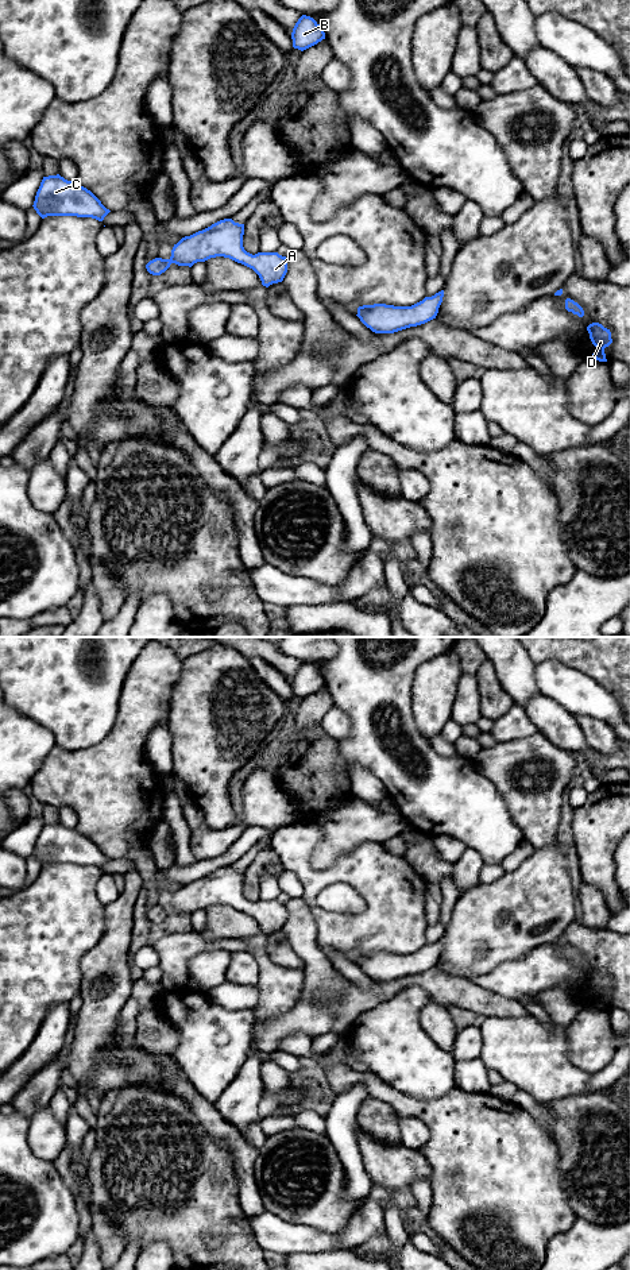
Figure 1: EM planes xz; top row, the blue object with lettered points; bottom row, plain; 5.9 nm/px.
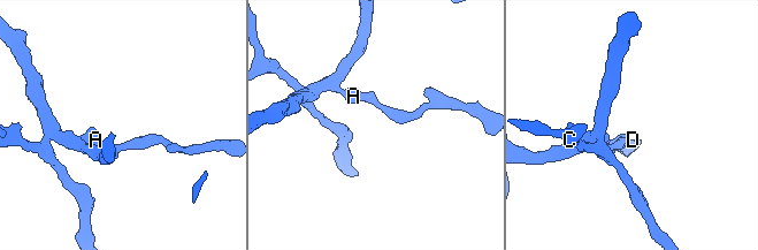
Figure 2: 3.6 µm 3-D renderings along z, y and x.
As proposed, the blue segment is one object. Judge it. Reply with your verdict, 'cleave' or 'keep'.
keep

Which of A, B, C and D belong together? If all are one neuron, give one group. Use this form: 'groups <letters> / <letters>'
groups A B C D

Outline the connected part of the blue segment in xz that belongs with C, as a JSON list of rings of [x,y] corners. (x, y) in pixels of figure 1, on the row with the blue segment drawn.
[[[59,174],[43,177],[32,206],[42,219],[77,216],[103,221],[111,212],[90,190]]]

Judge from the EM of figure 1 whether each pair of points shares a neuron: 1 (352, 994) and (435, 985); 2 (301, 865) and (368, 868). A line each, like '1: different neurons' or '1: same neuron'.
1: same neuron
2: same neuron

